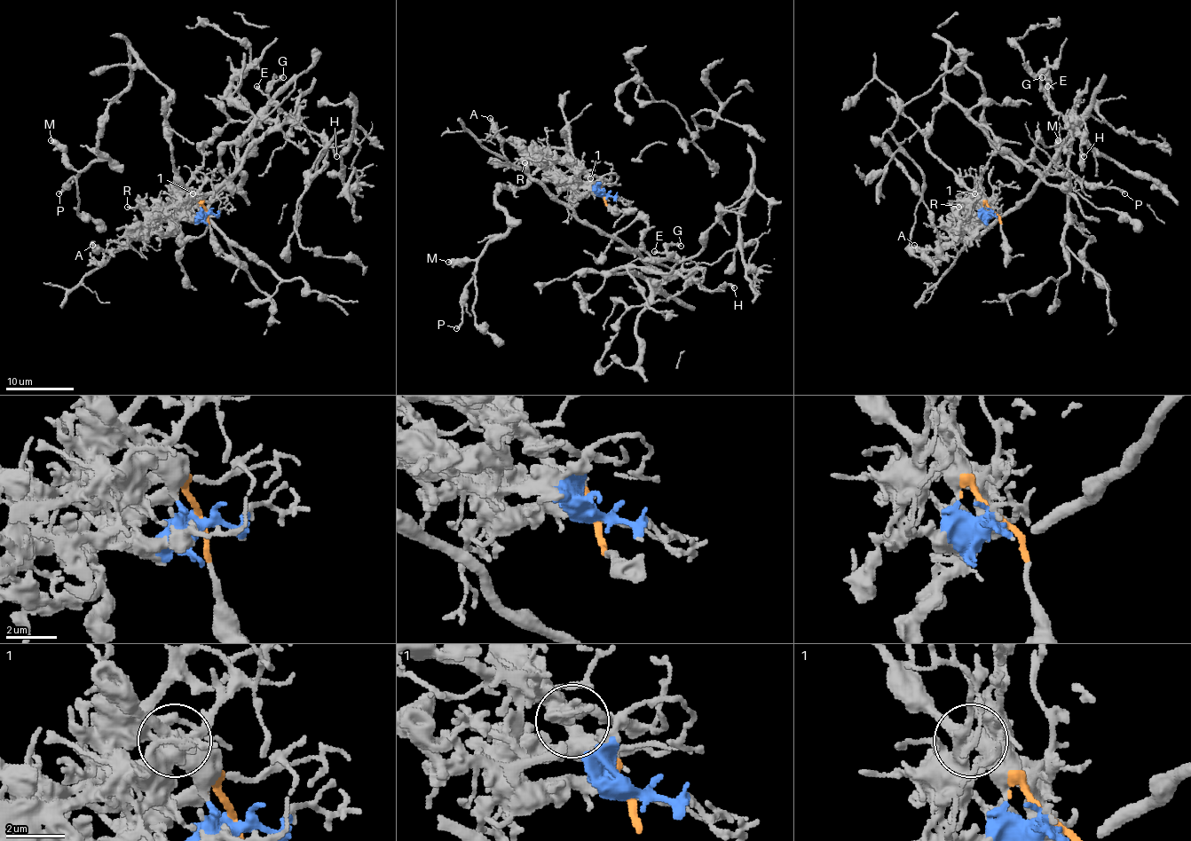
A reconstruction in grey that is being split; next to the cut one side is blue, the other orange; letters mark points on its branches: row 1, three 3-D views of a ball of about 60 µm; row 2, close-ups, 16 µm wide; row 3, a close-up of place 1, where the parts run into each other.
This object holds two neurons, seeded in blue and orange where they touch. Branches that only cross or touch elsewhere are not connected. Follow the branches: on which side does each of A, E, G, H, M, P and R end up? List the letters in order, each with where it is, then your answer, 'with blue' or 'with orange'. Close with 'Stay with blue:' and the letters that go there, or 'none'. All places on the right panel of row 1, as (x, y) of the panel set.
A: at (914, 245); with blue
E: at (1047, 86); with blue
G: at (1042, 77); with blue
H: at (1084, 156); with blue
M: at (1058, 140); with orange
P: at (1124, 193); with orange
R: at (958, 207); with blue
Stay with blue: A, E, G, H, R

